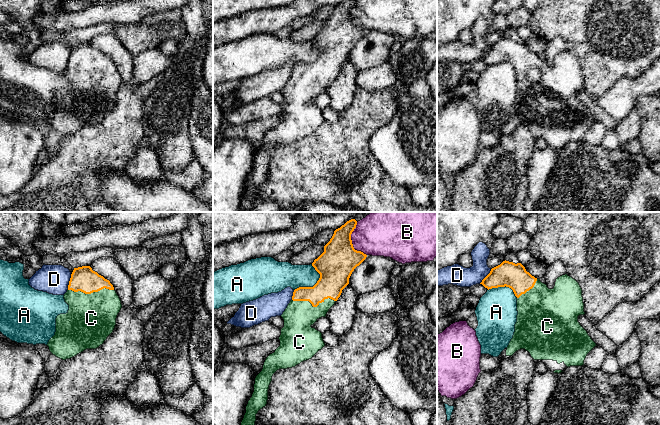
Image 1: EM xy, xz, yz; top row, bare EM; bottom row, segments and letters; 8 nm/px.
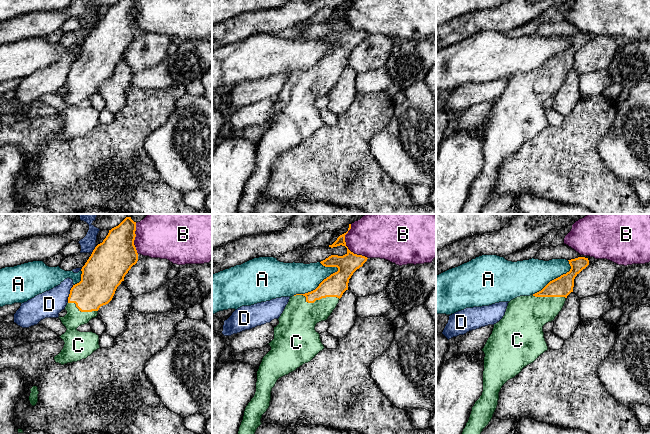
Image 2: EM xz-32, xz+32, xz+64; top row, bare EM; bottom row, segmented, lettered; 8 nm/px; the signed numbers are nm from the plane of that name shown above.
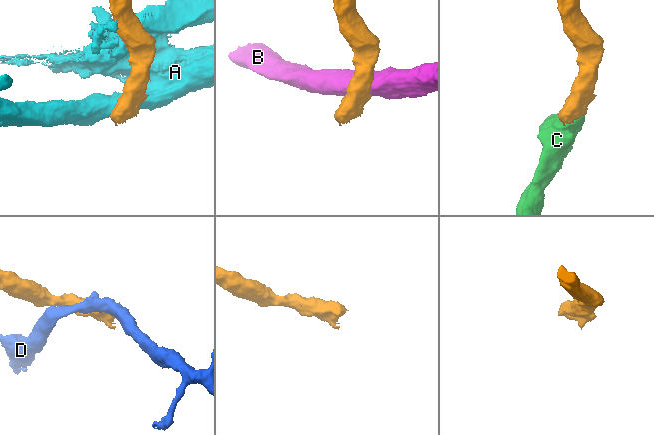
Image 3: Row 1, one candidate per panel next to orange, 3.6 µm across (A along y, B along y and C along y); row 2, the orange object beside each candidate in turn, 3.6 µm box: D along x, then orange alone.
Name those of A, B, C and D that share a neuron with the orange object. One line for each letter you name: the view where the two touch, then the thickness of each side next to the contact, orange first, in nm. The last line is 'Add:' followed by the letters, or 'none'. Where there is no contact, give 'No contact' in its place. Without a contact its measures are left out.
C: Touches orange in xz. Thickness 220 nm (orange) against 240 nm
Add: C

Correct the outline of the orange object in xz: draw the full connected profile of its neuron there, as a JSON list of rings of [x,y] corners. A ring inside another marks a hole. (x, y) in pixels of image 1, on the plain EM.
[[[344,0],[334,7],[330,17],[324,22],[324,28],[314,36],[312,42],[320,50],[320,54],[313,63],[299,63],[294,66],[292,76],[281,91],[284,103],[279,113],[280,122],[270,130],[263,141],[262,147],[256,152],[254,168],[246,182],[246,189],[241,198],[240,210],[244,212],[255,206],[256,190],[266,182],[268,165],[273,150],[279,145],[295,143],[303,137],[311,135],[325,119],[322,109],[311,102],[321,93],[326,93],[329,85],[340,73],[342,66],[349,60],[349,54],[354,45],[367,33],[361,27],[354,25],[351,10],[357,0]]]

